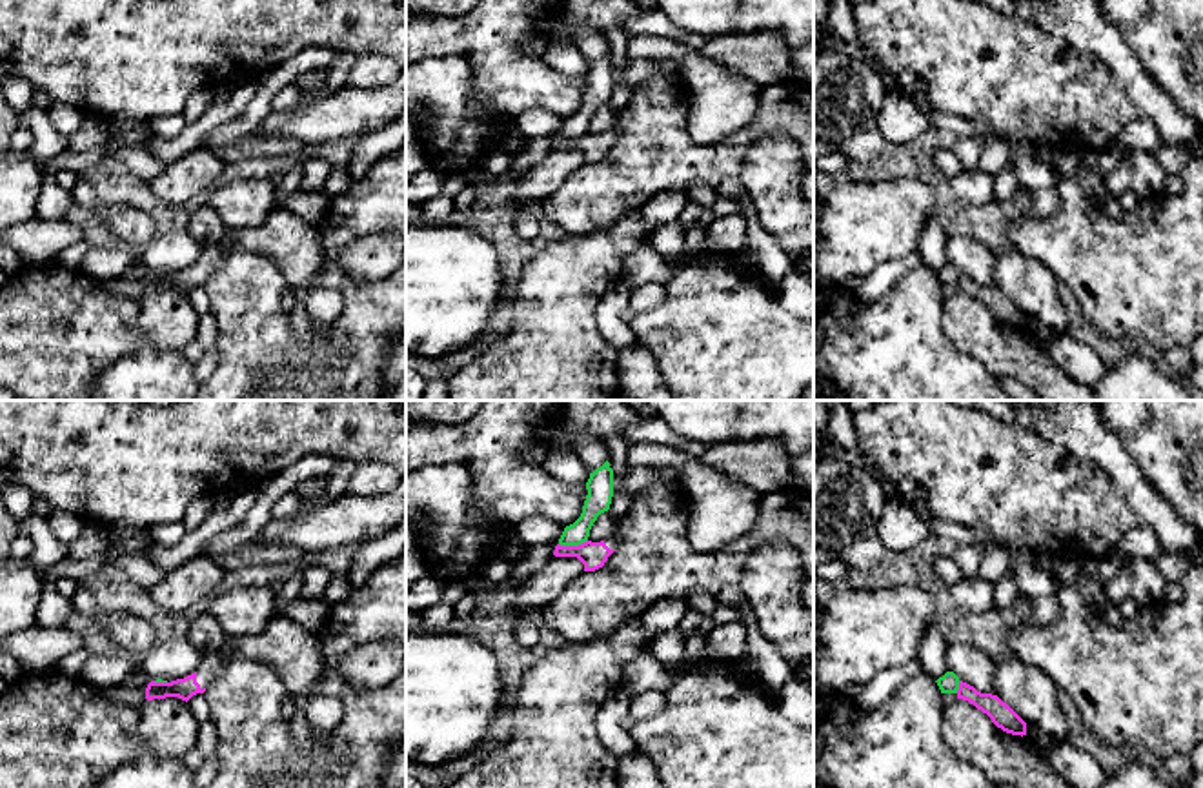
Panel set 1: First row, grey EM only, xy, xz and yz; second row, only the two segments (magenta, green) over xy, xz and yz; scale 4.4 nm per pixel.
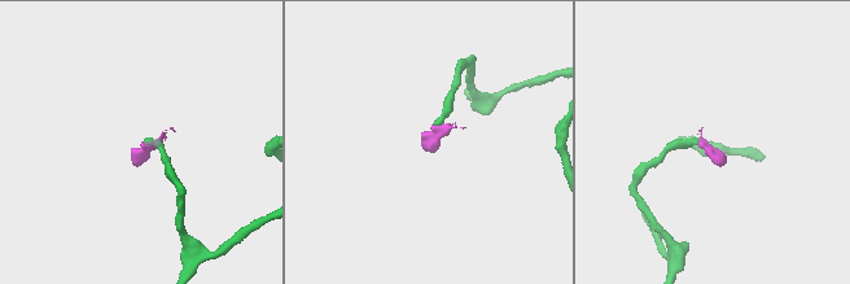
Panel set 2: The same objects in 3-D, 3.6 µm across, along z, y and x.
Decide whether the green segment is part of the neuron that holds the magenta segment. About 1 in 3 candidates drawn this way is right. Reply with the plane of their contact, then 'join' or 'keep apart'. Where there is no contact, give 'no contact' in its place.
xz | keep apart

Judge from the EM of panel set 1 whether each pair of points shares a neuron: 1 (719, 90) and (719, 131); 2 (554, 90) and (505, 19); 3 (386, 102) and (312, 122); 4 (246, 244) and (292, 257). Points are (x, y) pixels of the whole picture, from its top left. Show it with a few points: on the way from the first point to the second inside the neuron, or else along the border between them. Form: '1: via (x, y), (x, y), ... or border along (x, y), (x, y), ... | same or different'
1: via (719, 101), (719, 121) | same
2: via (535, 77), (505, 46), (505, 37) | same
3: via (368, 110), (346, 111), (330, 119) | same
4: via (257, 244), (281, 246) | same

